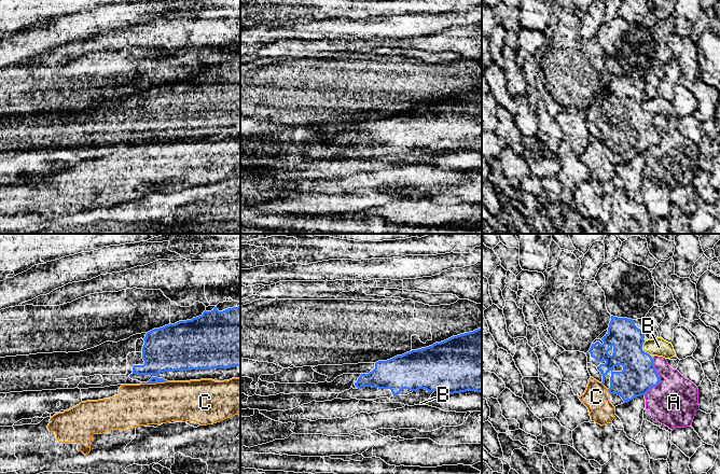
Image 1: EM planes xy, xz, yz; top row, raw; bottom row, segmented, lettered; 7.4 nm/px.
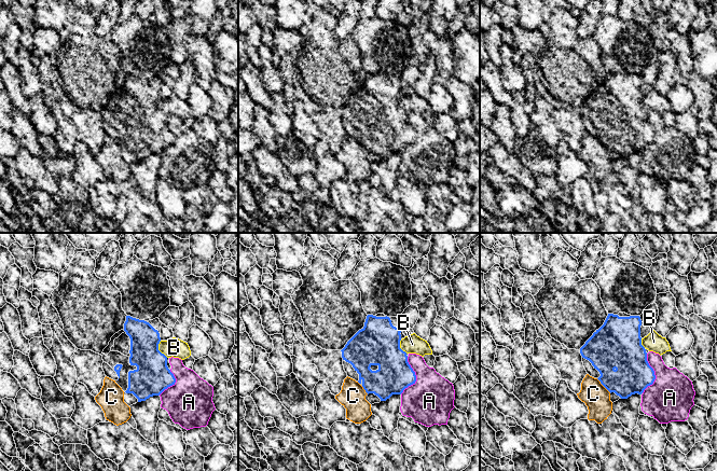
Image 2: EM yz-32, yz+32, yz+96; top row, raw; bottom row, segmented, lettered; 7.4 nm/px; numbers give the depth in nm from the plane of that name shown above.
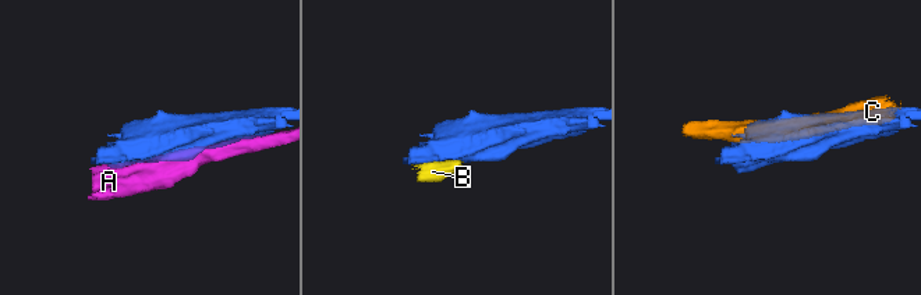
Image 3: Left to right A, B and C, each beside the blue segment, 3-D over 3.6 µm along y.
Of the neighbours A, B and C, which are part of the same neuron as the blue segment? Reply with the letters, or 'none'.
none

